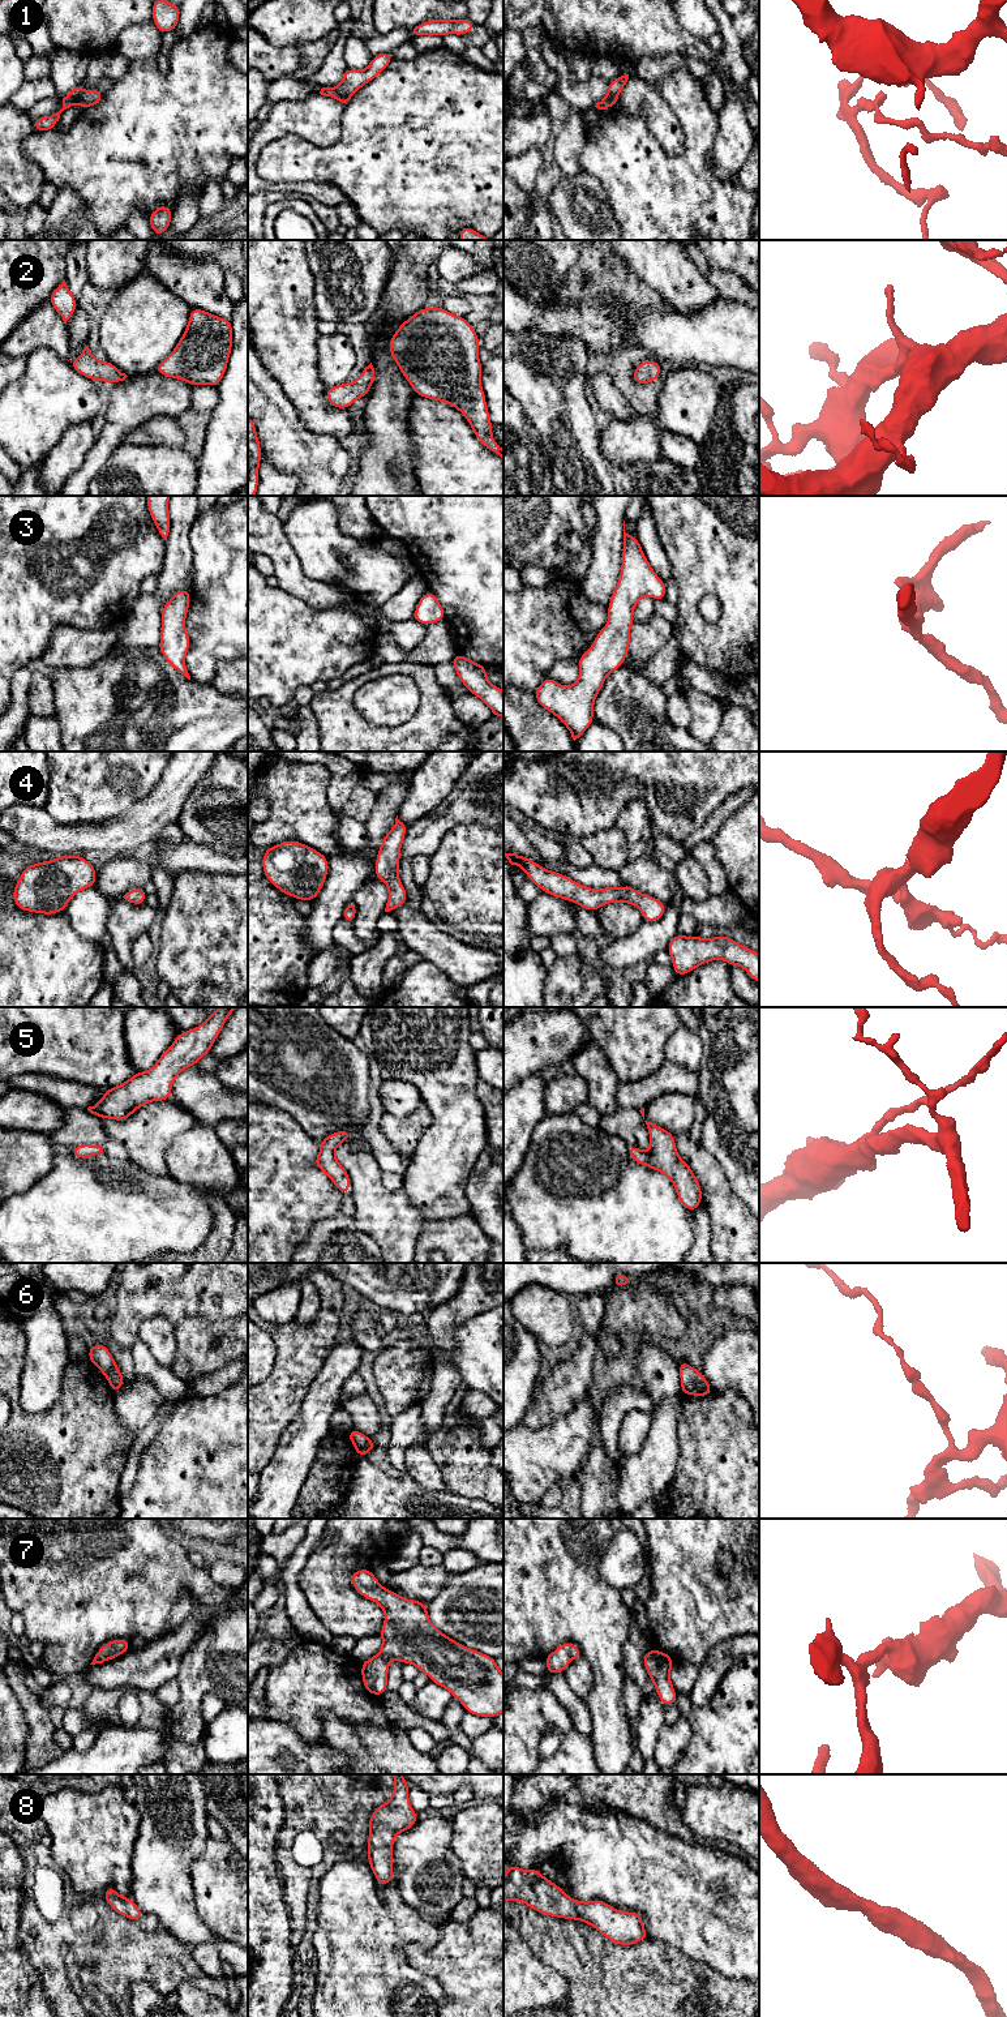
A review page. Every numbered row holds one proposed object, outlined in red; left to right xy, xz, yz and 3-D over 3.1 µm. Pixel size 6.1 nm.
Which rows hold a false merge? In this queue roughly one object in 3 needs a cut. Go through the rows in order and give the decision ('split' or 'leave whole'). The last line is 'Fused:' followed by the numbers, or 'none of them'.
1: split
2: leave whole
3: leave whole
4: leave whole
5: leave whole
6: split
7: leave whole
8: leave whole
Fused: 1, 6

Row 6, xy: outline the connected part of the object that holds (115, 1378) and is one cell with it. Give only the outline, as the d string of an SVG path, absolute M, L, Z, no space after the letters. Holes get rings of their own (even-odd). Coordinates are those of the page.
M116 1363L112 1367L112 1370L106 1375L106 1379L110 1383L113 1393L121 1392L121 1384L124 1382L124 1376Z

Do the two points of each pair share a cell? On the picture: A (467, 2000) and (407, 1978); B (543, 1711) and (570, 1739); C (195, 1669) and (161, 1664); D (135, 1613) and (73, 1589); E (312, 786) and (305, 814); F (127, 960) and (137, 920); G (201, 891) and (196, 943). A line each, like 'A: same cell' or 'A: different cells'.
A: different cells
B: different cells
C: different cells
D: same cell
E: same cell
F: same cell
G: same cell

